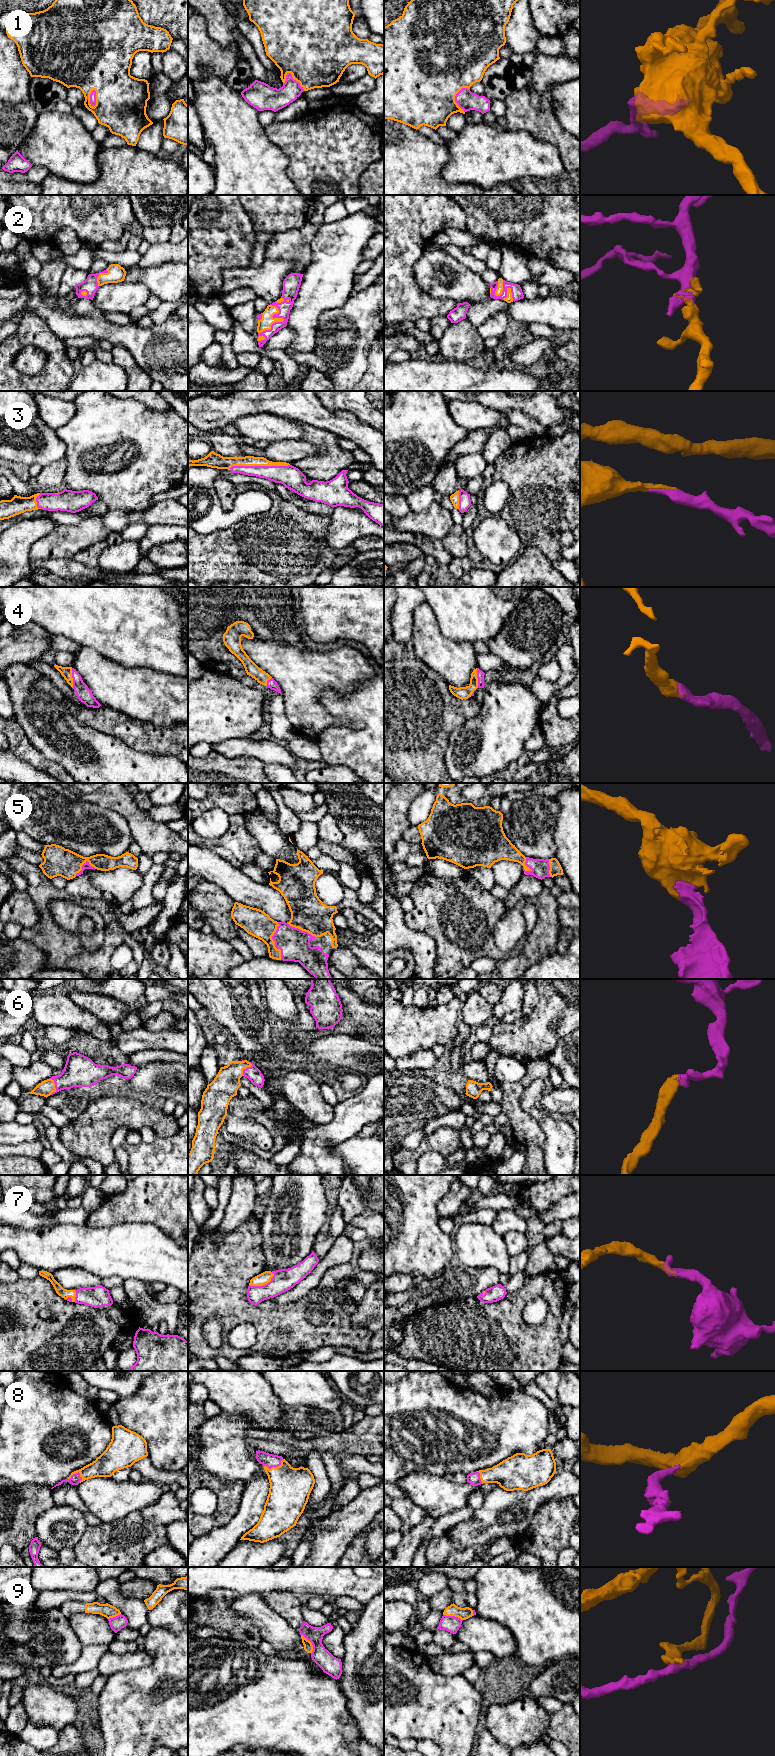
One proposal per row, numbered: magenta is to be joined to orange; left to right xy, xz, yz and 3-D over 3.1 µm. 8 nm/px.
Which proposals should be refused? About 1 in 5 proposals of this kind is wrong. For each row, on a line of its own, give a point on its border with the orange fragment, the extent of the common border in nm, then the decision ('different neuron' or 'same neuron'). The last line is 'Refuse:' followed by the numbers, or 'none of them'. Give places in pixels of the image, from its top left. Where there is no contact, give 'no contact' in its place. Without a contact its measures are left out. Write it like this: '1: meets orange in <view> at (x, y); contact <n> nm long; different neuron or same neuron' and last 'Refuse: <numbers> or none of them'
1: meets orange in xy at (96, 98); contact 150 nm long; same neuron
2: meets orange in xz at (282, 321); contact 280 nm long; same neuron
3: meets orange in xz at (259, 465); contact 480 nm long; same neuron
4: meets orange in xy at (72, 678); contact 160 nm long; same neuron
5: meets orange in xz at (273, 941); contact 300 nm long; same neuron
6: meets orange in xy at (54, 1086); contact 140 nm long; same neuron
7: meets orange in xz at (262, 1285); contact 220 nm long; same neuron
8: meets orange in xy at (75, 1473); contact 130 nm long; same neuron
9: meets orange in xz at (311, 1643); contact 180 nm long; different neuron
Refuse: 9

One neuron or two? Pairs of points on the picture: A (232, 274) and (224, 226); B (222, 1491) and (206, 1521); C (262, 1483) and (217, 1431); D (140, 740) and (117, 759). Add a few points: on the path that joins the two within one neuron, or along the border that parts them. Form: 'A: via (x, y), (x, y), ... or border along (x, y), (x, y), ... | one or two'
A: border along (251, 266), (226, 268), (219, 288) | two
B: via (222, 1499), (222, 1508), (214, 1516) | one
C: border along (263, 1469), (244, 1486) | two
D: border along (111, 735), (119, 738), (136, 750), (154, 753) | two

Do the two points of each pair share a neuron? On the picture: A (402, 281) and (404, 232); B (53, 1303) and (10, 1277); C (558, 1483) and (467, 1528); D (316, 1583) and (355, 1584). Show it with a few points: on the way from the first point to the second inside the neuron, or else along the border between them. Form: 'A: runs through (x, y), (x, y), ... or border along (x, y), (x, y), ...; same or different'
A: runs through (402, 269), (402, 256), (405, 252), (404, 244); same
B: border along (19, 1278), (10, 1283); different
C: runs through (535, 1497), (519, 1498), (490, 1516); same
D: runs through (326, 1583), (345, 1583); same

